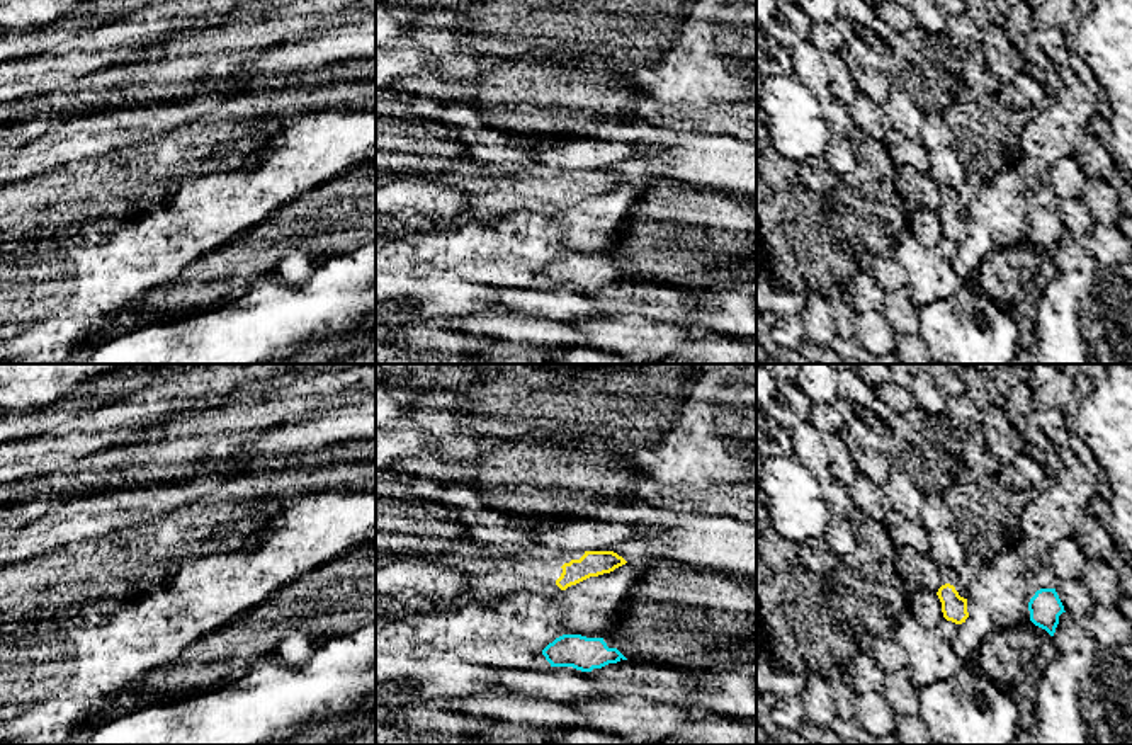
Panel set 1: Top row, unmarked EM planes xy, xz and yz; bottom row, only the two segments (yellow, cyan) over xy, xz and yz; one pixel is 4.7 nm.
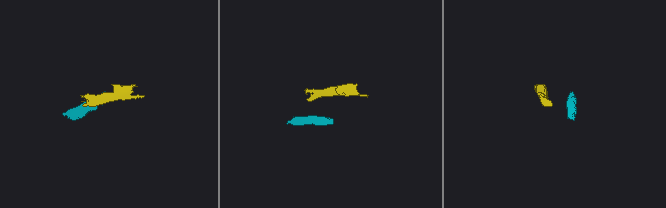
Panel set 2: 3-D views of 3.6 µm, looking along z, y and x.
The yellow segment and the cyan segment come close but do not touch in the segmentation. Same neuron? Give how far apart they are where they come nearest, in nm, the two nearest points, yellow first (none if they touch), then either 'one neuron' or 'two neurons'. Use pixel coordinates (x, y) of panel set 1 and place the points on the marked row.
220 nm apart; from yellow across xz (563, 589), (563, 635); two neurons

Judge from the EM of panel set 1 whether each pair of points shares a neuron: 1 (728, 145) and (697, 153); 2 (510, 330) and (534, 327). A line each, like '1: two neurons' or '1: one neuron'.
1: one neuron
2: one neuron

